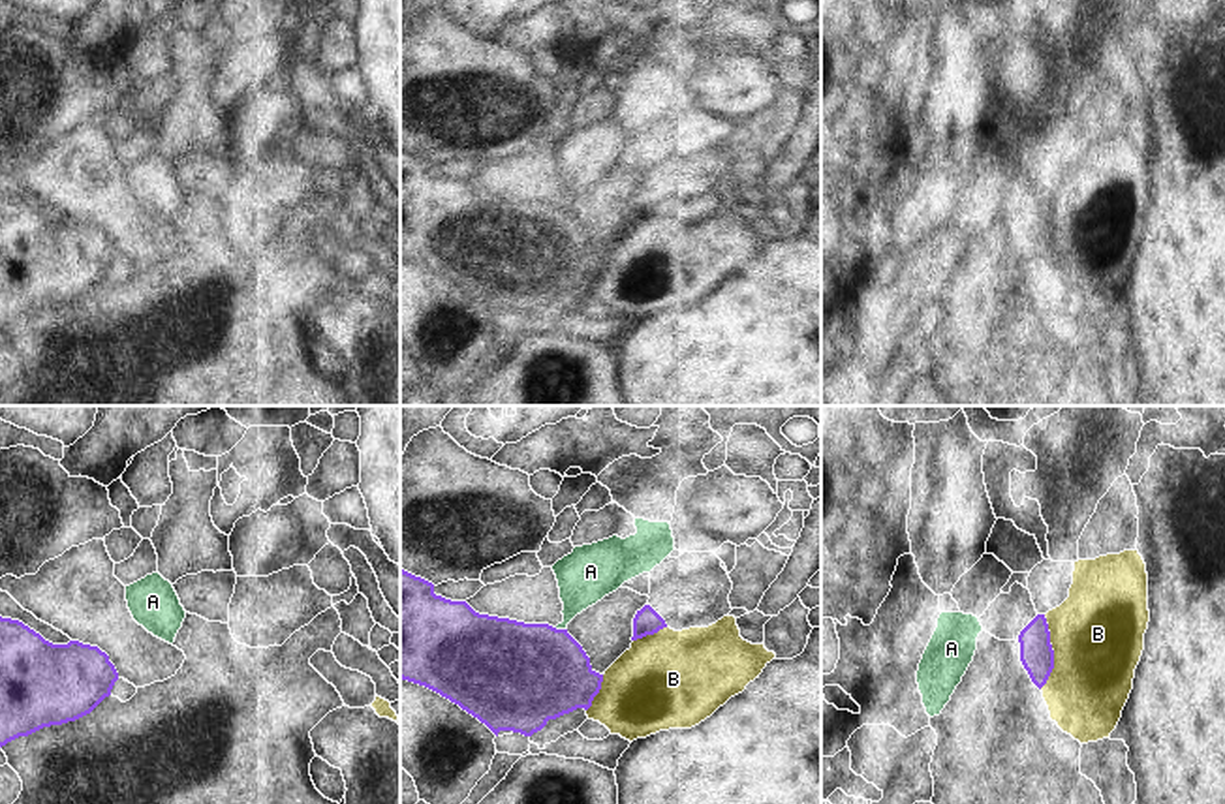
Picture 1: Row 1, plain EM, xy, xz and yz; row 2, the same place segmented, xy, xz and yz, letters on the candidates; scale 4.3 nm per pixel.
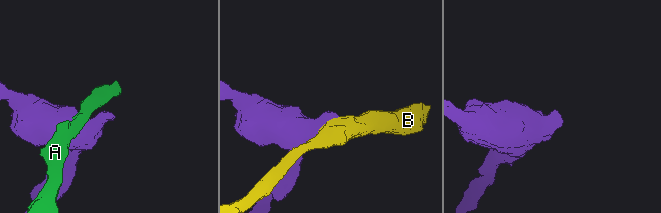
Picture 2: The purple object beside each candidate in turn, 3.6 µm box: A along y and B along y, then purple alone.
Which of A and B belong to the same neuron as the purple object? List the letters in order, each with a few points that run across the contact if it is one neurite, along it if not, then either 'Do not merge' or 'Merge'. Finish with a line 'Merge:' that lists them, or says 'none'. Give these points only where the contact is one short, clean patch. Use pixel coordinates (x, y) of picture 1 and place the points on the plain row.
A: Do not merge
B: Do not merge
Merge: none.

